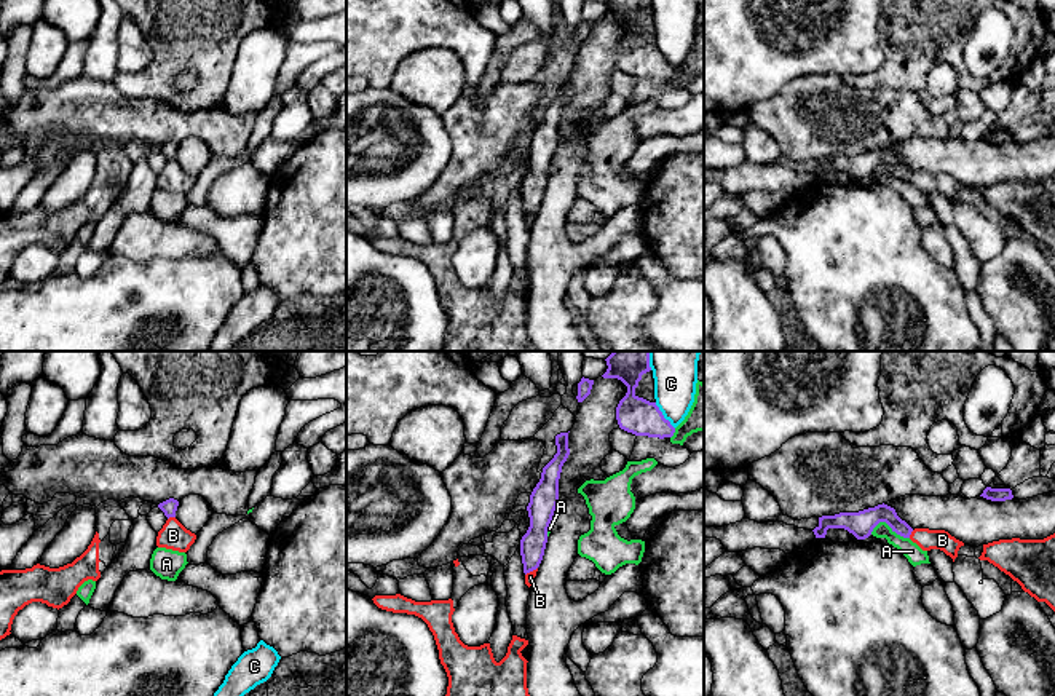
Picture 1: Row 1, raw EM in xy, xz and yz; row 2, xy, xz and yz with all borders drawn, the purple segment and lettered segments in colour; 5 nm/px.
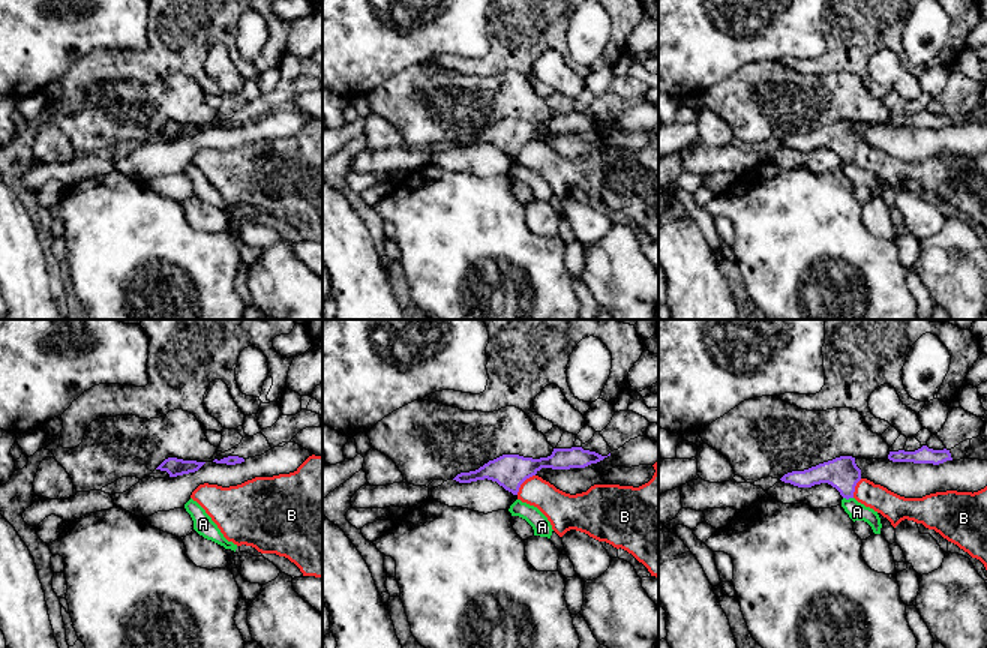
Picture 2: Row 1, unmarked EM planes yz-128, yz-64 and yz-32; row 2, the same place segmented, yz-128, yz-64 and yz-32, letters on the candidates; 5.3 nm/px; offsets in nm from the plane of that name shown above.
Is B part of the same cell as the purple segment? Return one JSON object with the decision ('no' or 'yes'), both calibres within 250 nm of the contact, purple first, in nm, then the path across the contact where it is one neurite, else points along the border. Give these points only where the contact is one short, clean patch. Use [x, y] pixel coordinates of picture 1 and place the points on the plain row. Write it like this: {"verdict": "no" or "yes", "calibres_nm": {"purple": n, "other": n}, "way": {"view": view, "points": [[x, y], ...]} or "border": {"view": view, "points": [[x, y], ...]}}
{"verdict": "no", "calibres_nm": {"purple": 80, "other": 140}, "border": {"view": "xy", "points": [[174, 158], [168, 162]]}}

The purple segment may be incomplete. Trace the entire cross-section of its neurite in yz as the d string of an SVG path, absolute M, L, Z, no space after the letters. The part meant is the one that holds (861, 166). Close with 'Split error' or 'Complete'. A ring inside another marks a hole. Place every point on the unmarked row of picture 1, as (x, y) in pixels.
M884 145L859 155L822 158L812 174L816 180L825 180L828 171L844 171L857 182L865 182L879 164L886 164L892 174L903 180L910 180L913 174L913 171L897 158L895 152Z. Complete

